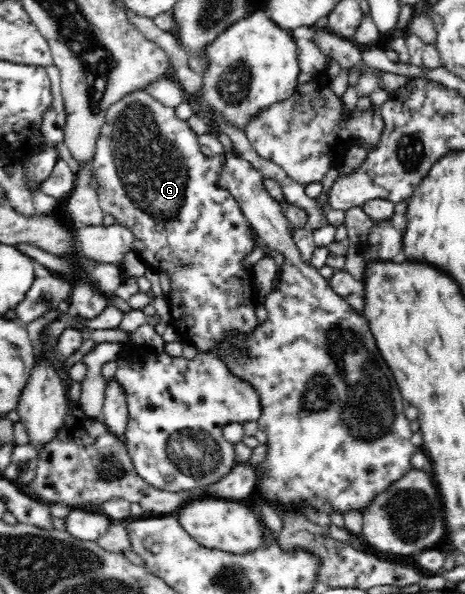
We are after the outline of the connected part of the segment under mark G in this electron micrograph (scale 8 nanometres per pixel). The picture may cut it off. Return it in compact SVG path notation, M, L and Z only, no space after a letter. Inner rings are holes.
M146 90L130 92L117 101L117 103L113 104L105 113L105 124L99 132L94 162L92 163L94 165L94 173L96 173L97 178L101 181L101 189L96 191L101 209L105 214L115 217L117 224L128 227L134 233L137 239L134 243L135 251L147 262L147 267L156 269L159 272L167 272L171 275L172 289L171 293L166 296L171 309L171 326L177 330L183 341L189 342L201 352L211 352L217 348L227 348L233 350L233 353L231 353L233 358L242 358L243 352L245 352L245 356L249 356L246 355L248 351L242 349L240 343L236 343L236 337L247 337L260 325L256 316L258 303L255 297L257 295L257 287L255 287L253 271L251 268L243 265L243 257L251 253L253 242L251 242L251 232L249 232L249 226L247 226L248 220L244 216L241 206L230 195L227 189L220 187L220 173L225 163L225 156L223 154L206 156L200 148L197 134L192 131L187 120L183 121L183 119L179 119L173 108L159 103L157 98L151 97Z

